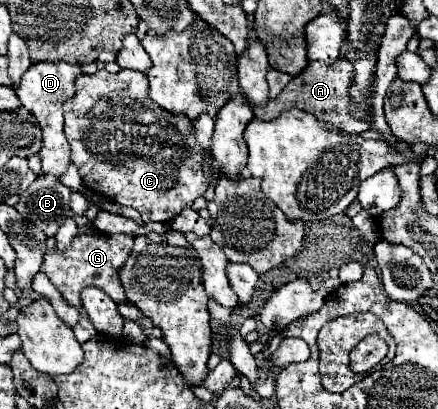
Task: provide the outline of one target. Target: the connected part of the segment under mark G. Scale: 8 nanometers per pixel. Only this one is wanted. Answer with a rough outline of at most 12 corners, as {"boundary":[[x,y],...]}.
{"boundary":[[85,233],[45,253],[41,271],[83,309],[99,287],[129,303],[119,281],[135,235]]}

